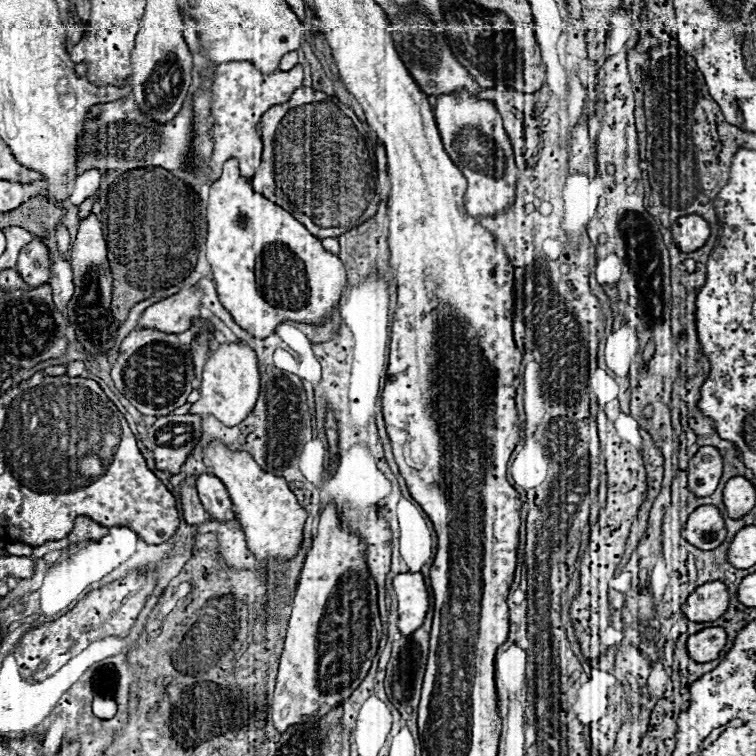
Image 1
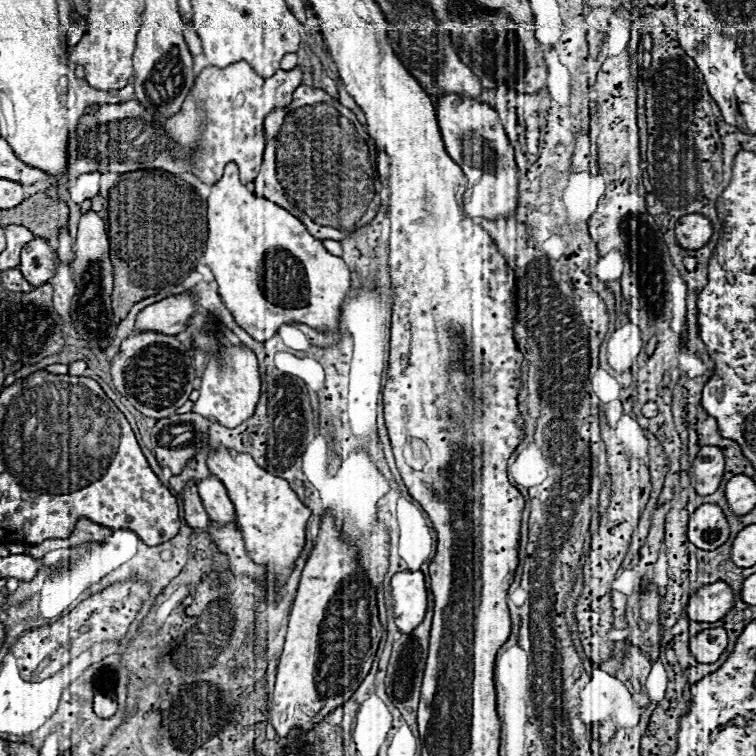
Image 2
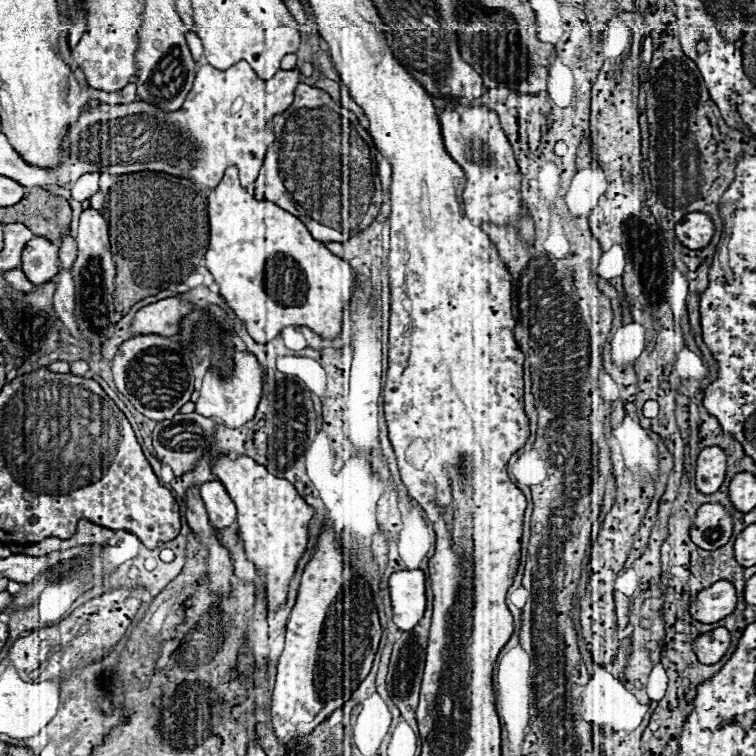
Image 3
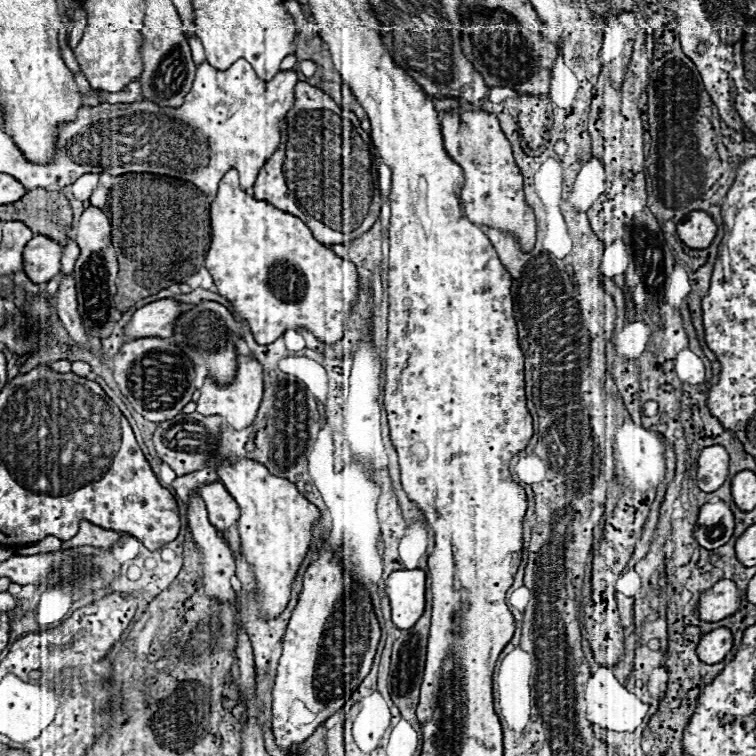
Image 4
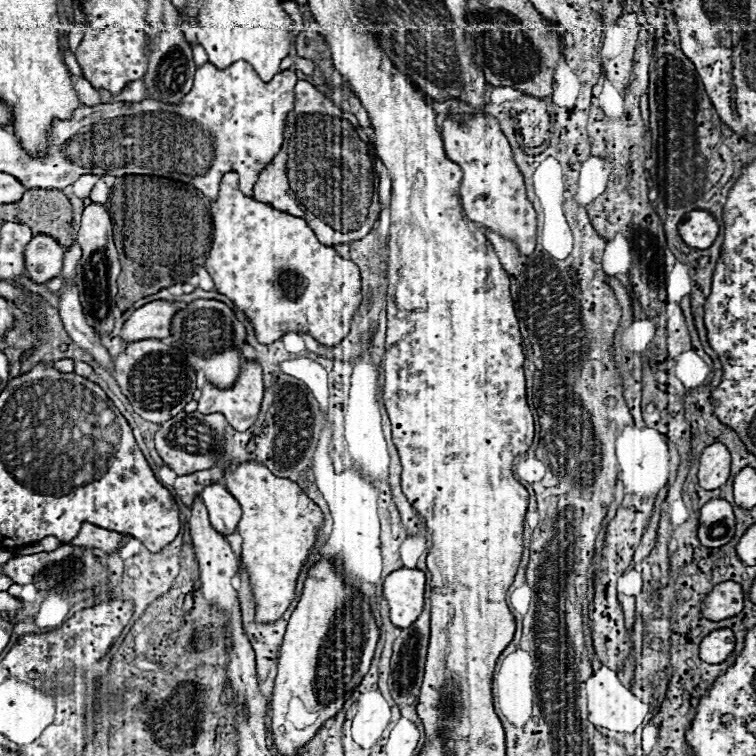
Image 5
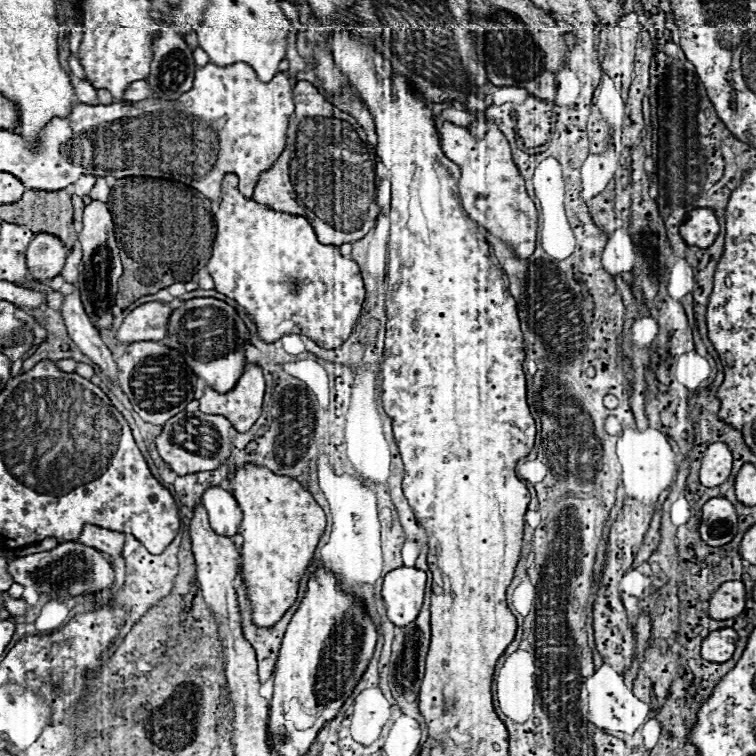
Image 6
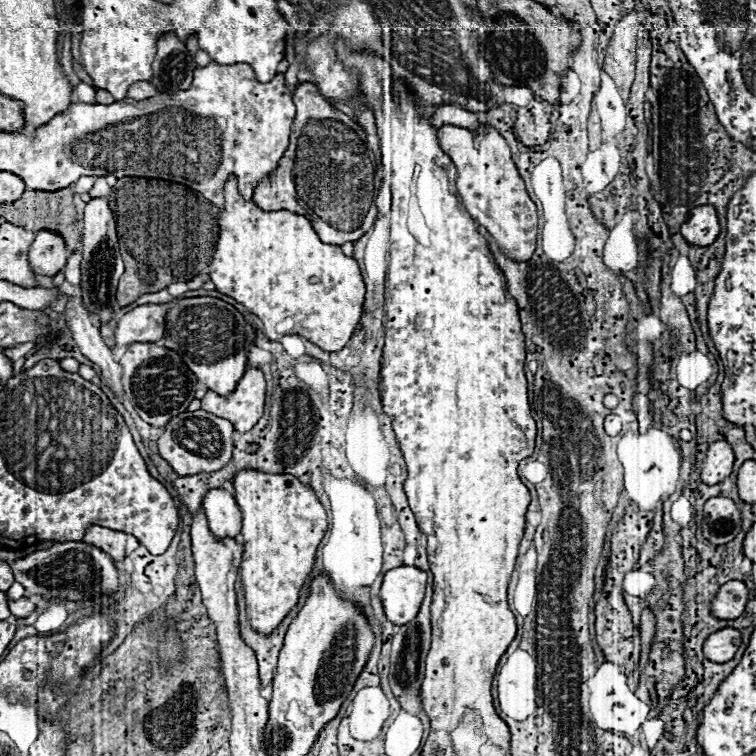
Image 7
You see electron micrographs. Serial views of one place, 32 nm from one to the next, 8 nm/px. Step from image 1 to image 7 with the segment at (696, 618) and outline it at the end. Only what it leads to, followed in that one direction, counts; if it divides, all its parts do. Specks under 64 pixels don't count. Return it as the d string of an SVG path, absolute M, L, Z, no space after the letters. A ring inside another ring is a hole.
M730 580L720 586L716 598L712 600L712 616L718 620L730 620L738 618L744 612L744 606L748 602L748 590L742 580Z

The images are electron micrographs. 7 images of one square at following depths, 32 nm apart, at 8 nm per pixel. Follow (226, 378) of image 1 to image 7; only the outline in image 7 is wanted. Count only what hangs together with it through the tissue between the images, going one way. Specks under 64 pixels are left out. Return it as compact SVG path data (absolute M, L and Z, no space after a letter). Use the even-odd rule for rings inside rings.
M248 366L232 394L220 396L208 390L200 402L204 412L230 420L238 432L248 432L264 412L264 394L266 382L262 370Z

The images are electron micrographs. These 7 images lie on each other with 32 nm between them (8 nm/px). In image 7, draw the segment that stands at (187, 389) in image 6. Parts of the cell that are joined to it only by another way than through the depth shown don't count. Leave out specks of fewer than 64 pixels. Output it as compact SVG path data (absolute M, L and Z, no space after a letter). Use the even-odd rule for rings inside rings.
M136 342L130 344L124 356L120 358L122 366L122 388L130 398L138 416L158 428L164 428L172 416L186 412L188 404L194 400L196 390L196 376L190 368L182 362L182 358L156 342Z

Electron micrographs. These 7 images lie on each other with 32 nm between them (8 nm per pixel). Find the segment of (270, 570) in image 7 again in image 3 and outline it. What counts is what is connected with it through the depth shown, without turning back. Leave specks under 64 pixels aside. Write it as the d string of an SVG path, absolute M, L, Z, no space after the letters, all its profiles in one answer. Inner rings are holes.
M218 454L210 458L210 468L212 474L216 474L216 478L226 486L230 498L236 504L236 522L244 542L244 552L260 572L266 606L268 610L278 610L280 604L284 604L286 600L288 582L296 570L296 564L306 550L308 522L314 516L314 508L310 508L298 496L298 492L288 480L272 476L250 456L232 458L228 454Z

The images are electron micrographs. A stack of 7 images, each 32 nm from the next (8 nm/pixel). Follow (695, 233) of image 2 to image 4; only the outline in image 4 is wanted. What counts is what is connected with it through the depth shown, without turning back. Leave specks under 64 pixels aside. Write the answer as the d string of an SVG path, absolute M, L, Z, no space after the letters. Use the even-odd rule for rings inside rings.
M690 212L676 226L676 232L688 248L702 250L702 248L708 248L712 238L716 236L716 224L706 212Z

